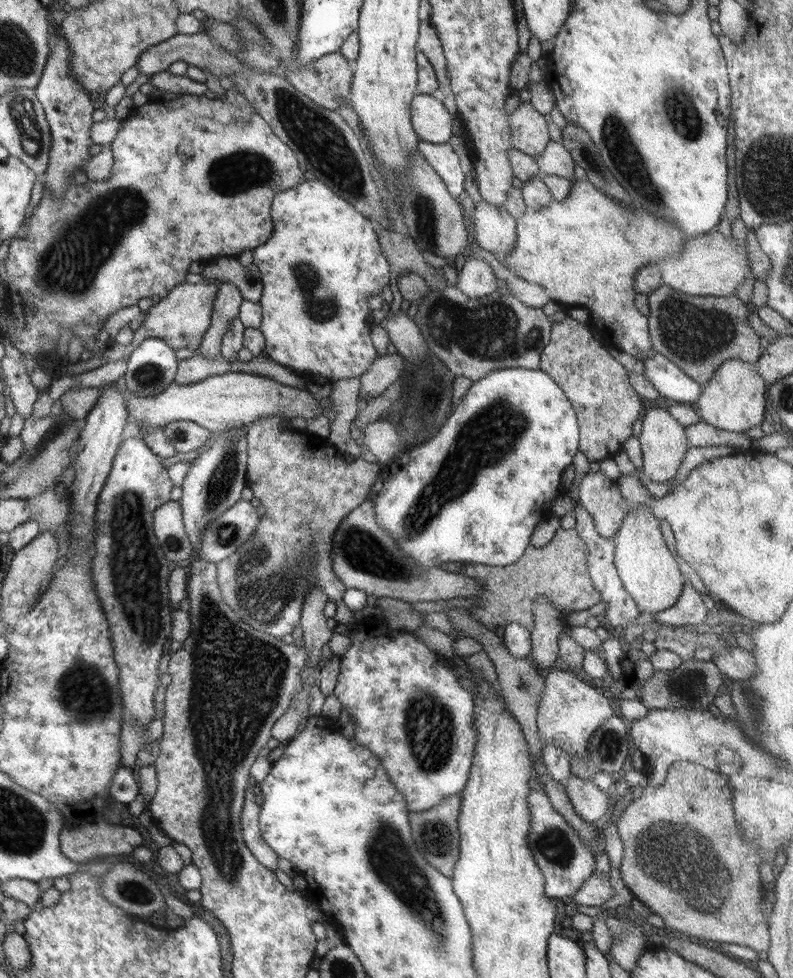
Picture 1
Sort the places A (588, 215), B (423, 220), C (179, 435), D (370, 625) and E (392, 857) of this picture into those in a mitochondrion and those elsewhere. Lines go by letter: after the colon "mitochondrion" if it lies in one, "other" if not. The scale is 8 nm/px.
A: other
B: mitochondrion
C: mitochondrion
D: other
E: mitochondrion

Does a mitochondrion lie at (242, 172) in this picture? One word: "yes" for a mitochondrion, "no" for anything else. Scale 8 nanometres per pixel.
yes

